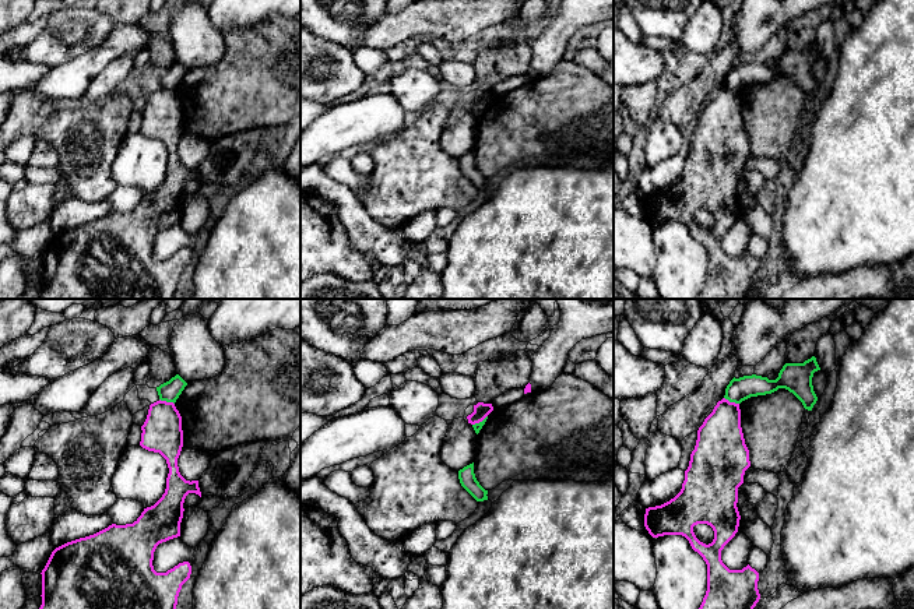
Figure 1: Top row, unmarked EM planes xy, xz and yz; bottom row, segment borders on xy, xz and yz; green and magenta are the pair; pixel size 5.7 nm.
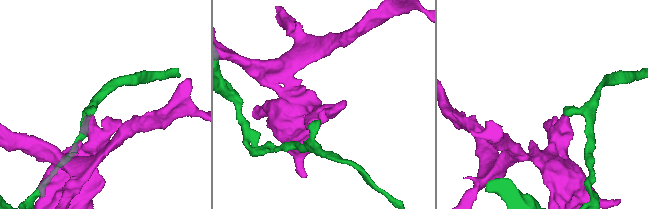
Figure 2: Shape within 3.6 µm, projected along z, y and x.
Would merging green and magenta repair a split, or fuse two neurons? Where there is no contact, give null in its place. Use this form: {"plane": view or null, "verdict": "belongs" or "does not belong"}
{"plane": "xy", "verdict": "does not belong"}

